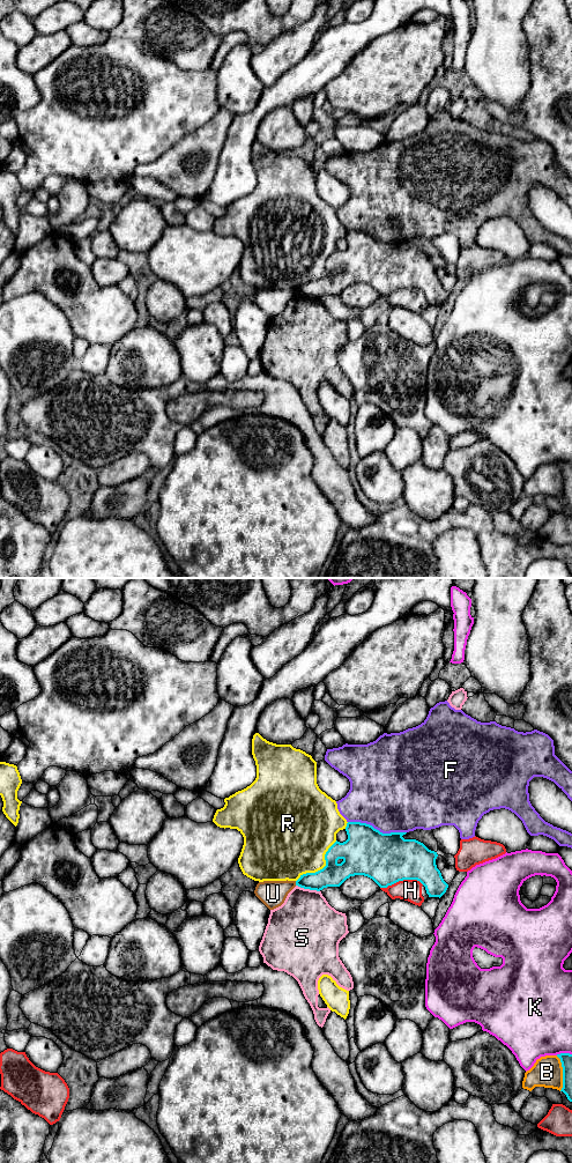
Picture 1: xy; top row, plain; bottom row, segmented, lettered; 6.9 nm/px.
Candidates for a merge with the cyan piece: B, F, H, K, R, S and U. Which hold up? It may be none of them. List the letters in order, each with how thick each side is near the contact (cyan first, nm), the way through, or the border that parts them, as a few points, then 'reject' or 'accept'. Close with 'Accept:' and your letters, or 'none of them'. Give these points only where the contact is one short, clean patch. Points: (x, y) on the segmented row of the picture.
B: calibres 80 and 220 nm; reject
F: calibres 360 and 480 nm; reject
H: calibres 360 and 150 nm; reject
K: calibres 80 and 420 nm; reject
R: calibres 220 and 420 nm; reject
S: calibres 170 and 420 nm; reject
U: calibres 160 and 190 nm; border xy (295, 881), (296, 884); reject
Accept: none of them

